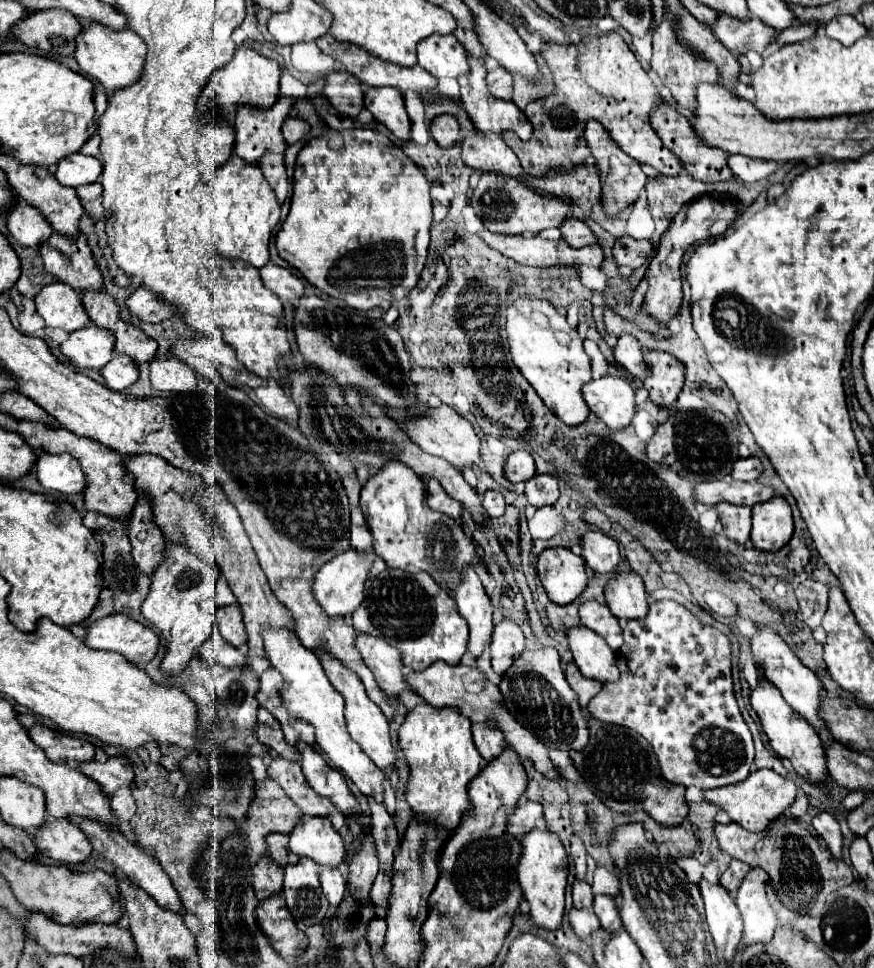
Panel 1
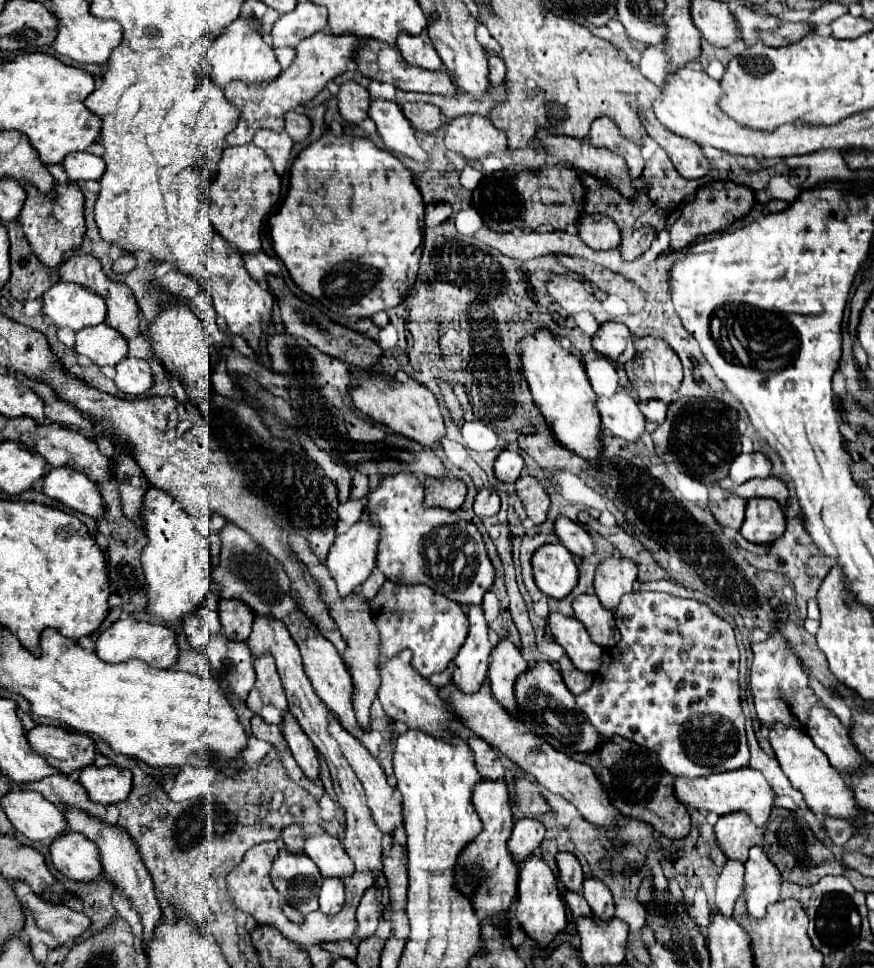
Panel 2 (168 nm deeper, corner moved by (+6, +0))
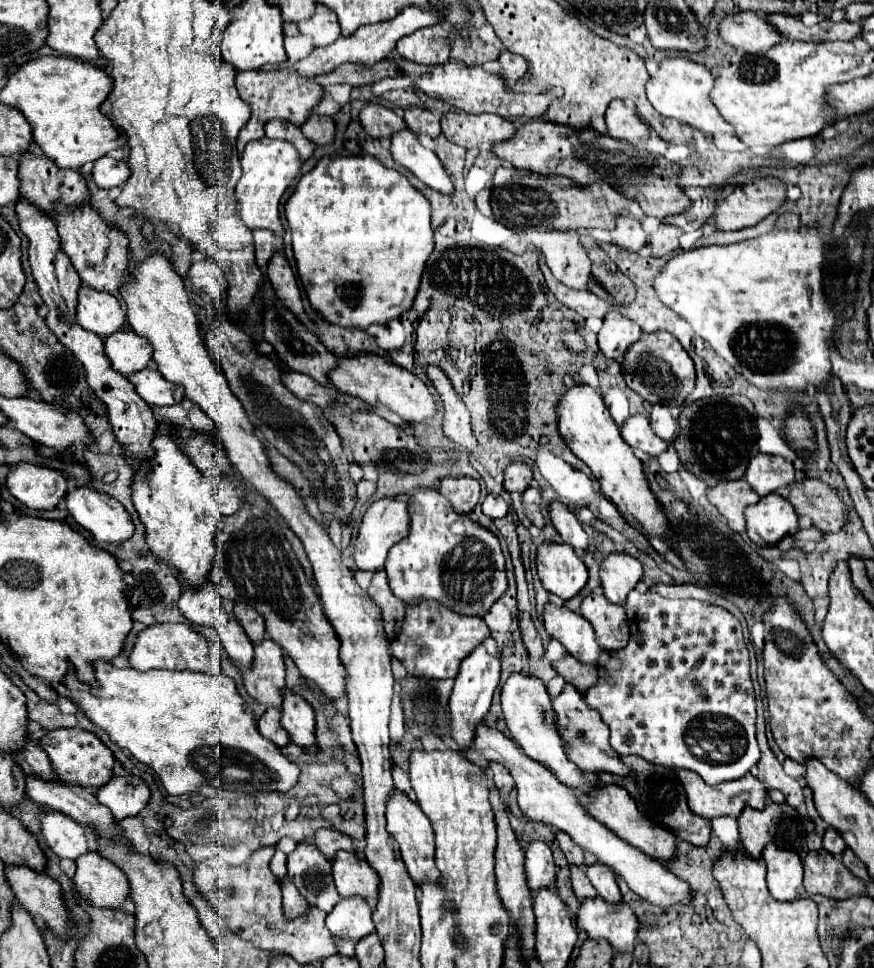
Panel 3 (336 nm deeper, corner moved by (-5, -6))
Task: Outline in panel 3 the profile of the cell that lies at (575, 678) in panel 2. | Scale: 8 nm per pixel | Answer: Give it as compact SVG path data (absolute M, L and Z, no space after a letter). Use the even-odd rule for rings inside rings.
M567 655L565 659L553 663L553 667L557 669L557 673L571 685L577 687L577 691L585 693L589 687L593 687L597 683L599 677L599 669L595 665L585 665L581 661L577 661L575 657Z

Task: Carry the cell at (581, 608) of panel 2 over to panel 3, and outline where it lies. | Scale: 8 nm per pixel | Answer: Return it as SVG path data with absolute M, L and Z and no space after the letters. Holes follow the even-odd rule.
M587 595L581 603L581 615L593 625L603 649L617 651L629 643L629 623L621 605L613 605L601 595Z

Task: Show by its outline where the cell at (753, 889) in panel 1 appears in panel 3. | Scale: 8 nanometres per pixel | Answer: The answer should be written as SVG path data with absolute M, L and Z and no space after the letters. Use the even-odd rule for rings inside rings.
M767 845L763 849L763 861L767 865L767 887L773 899L797 899L797 887L803 883L803 865L797 853Z

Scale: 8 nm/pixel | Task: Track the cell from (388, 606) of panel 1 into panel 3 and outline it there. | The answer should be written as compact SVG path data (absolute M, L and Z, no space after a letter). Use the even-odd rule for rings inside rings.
M429 601L429 603L407 605L401 631L399 631L399 635L391 641L391 651L393 651L393 657L395 657L397 661L401 661L403 667L409 671L409 675L421 677L421 679L427 679L427 681L437 681L437 679L455 677L457 671L459 671L459 663L461 663L477 645L481 645L481 641L483 641L487 635L489 635L489 629L487 629L487 625L485 625L485 621L483 621L481 617L459 615L459 613L447 609L445 605L437 603L437 601Z

